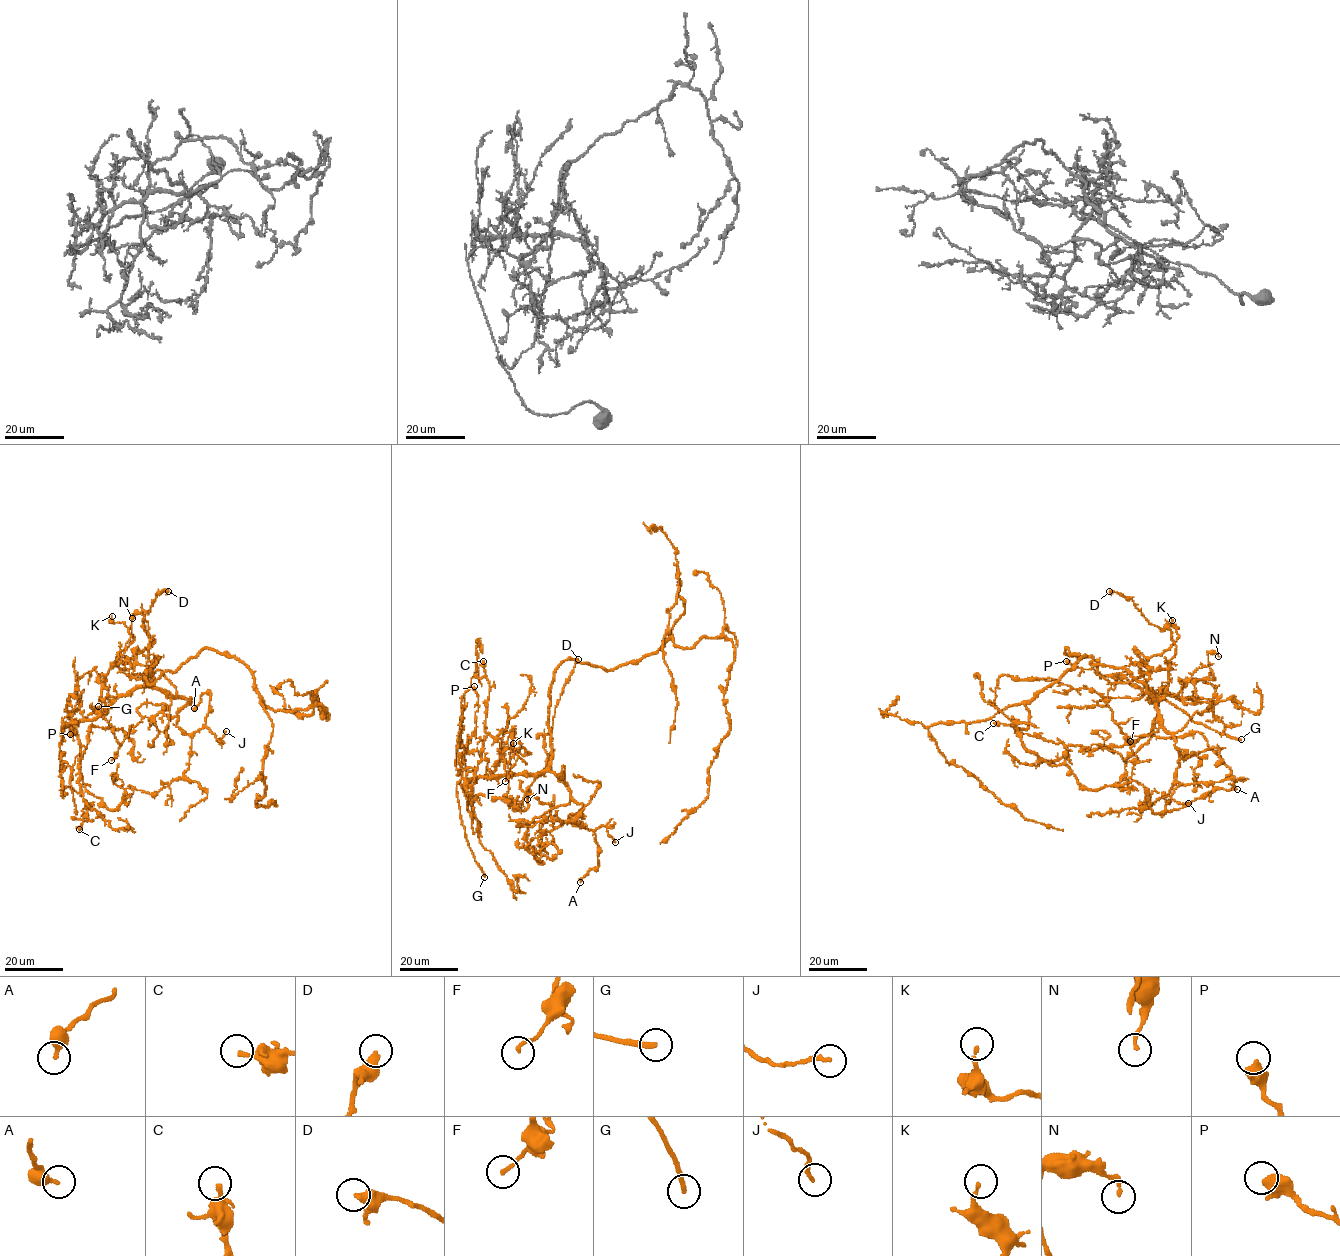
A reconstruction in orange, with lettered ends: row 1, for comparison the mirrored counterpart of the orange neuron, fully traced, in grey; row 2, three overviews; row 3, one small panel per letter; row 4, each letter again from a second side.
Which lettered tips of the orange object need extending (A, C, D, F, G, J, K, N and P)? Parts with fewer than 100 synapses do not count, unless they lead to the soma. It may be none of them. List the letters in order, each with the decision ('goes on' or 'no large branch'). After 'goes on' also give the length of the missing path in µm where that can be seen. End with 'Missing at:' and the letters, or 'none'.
A: no large branch
C: no large branch
D: no large branch
F: no large branch
G: goes on; about 45 µm are missing
J: no large branch
K: no large branch
N: no large branch
P: no large branch
Missing at: G

